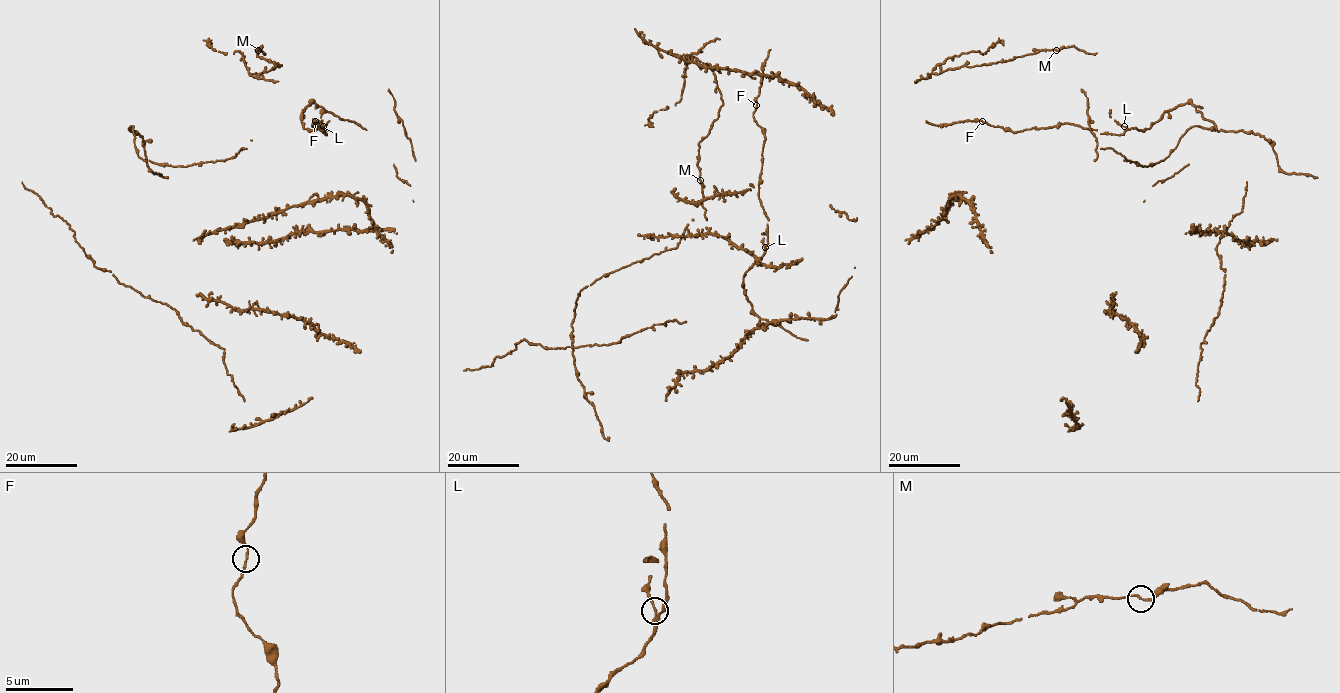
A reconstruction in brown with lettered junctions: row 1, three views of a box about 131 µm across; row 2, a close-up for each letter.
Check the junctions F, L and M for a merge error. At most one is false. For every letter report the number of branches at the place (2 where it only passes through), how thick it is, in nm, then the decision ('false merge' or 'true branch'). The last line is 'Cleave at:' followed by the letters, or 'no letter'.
F: branches 2; calibre 140 nm; true branch
L: branches 2; calibre 160 nm; true branch
M: branches 2; calibre 140 nm; true branch
Cleave at: no letter

